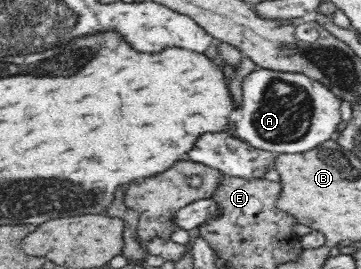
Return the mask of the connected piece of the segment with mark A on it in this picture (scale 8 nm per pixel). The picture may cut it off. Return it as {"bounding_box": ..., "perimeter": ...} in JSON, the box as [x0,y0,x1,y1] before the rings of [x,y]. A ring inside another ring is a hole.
{"bounding_box":[231,68,342,154],"perimeter":[[[256,68],[244,78],[242,88],[242,108],[231,123],[231,133],[238,139],[249,143],[256,149],[270,151],[276,154],[302,153],[317,145],[332,139],[338,123],[342,120],[340,111],[340,99],[324,83],[312,79],[304,73],[292,71],[276,71],[271,69]]]}

